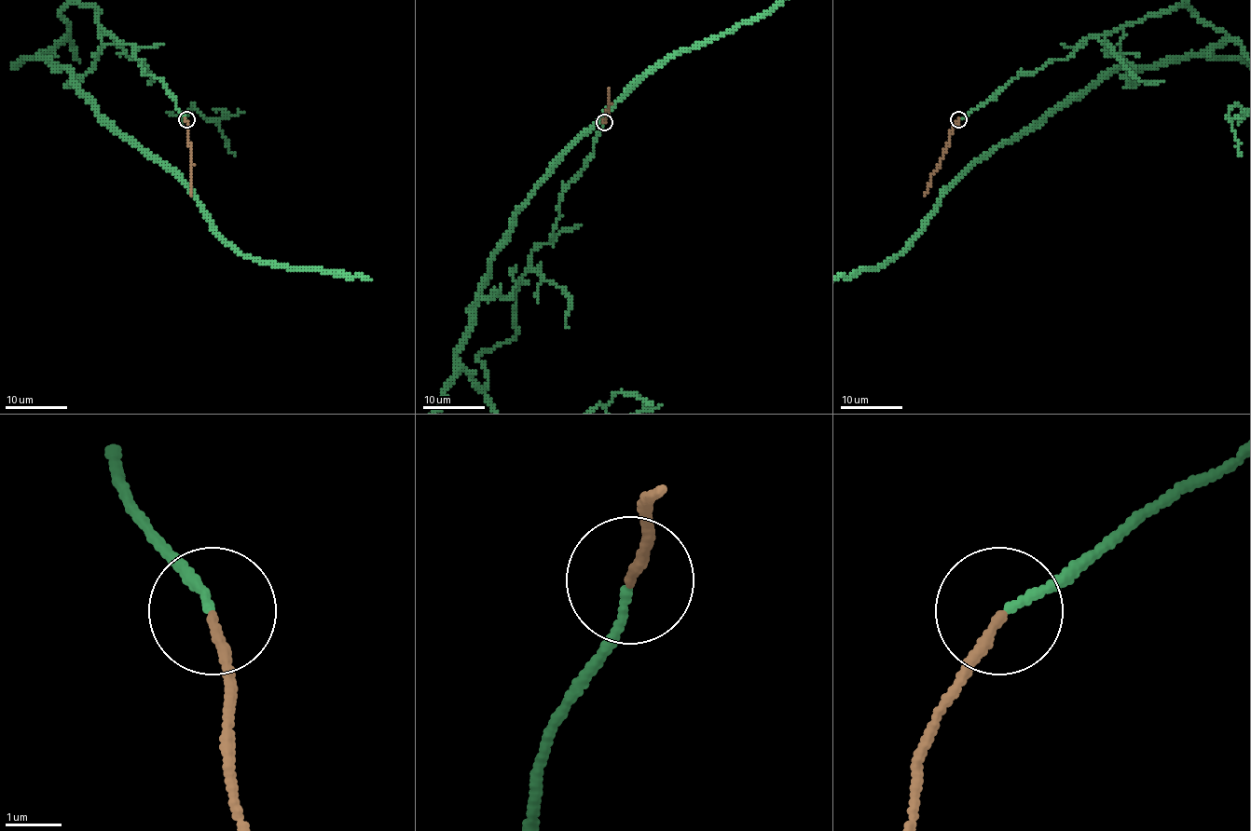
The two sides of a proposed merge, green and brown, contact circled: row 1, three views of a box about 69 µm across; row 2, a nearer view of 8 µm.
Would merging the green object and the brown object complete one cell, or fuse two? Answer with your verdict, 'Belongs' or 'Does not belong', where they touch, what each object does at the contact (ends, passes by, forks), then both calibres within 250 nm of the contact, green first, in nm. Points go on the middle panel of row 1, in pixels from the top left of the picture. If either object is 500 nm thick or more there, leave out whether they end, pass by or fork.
Belongs. Place: (604, 122). At the ring green ends. At the ring brown ends. Thickness 130 nm (green) against 170 nm

